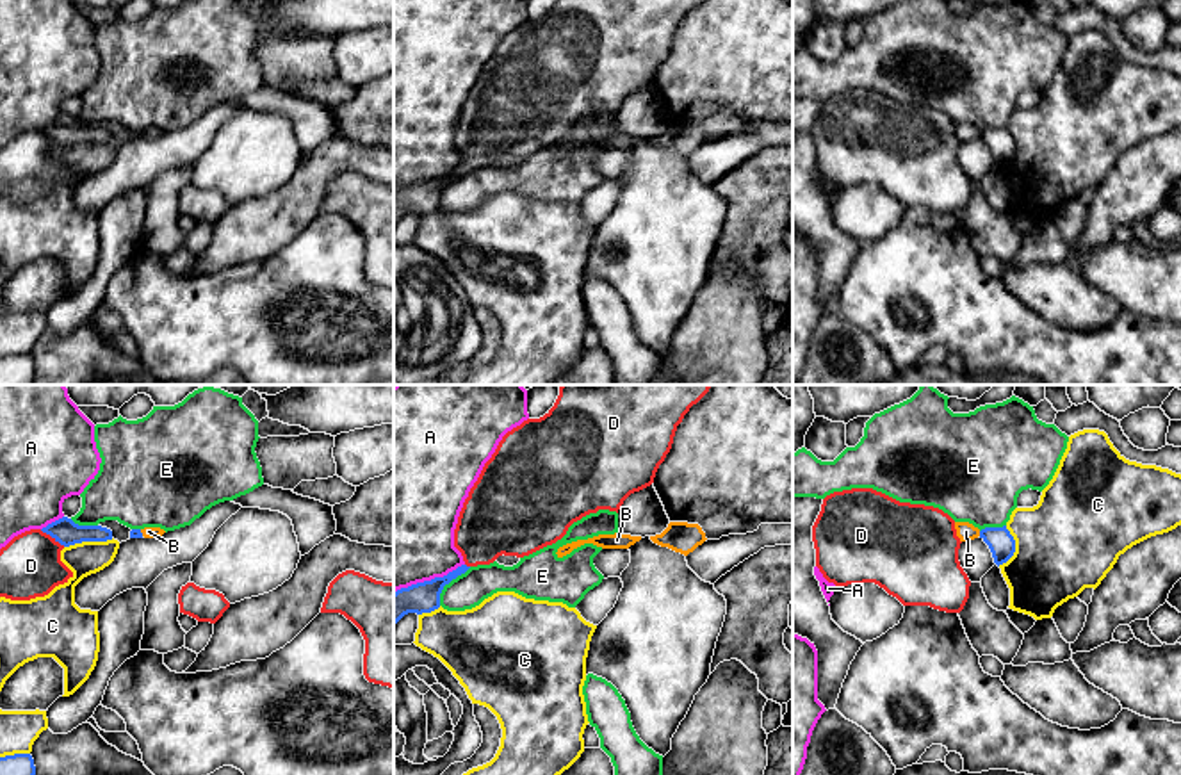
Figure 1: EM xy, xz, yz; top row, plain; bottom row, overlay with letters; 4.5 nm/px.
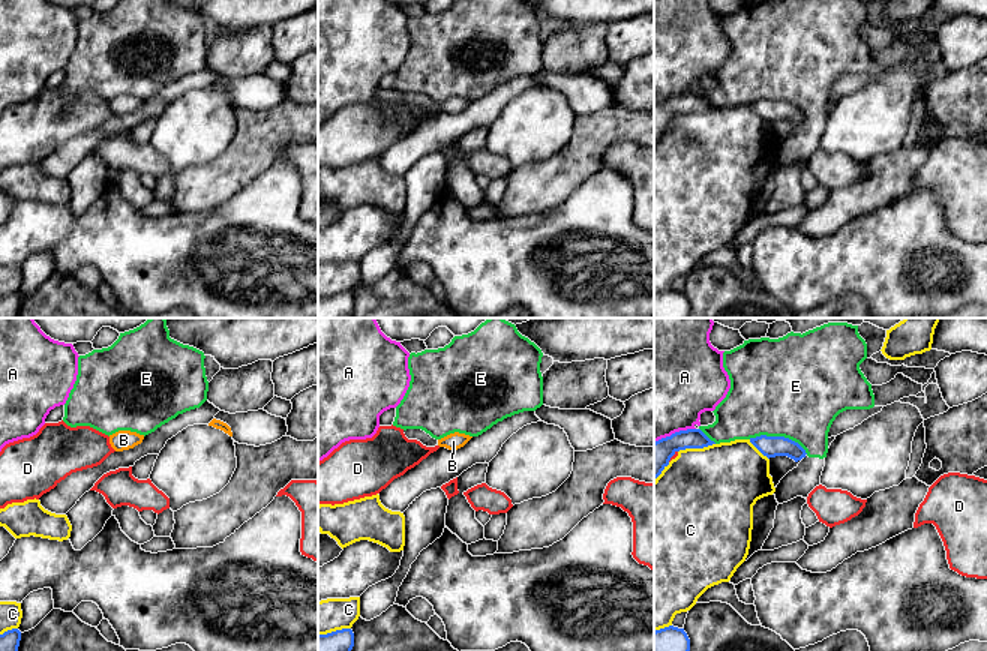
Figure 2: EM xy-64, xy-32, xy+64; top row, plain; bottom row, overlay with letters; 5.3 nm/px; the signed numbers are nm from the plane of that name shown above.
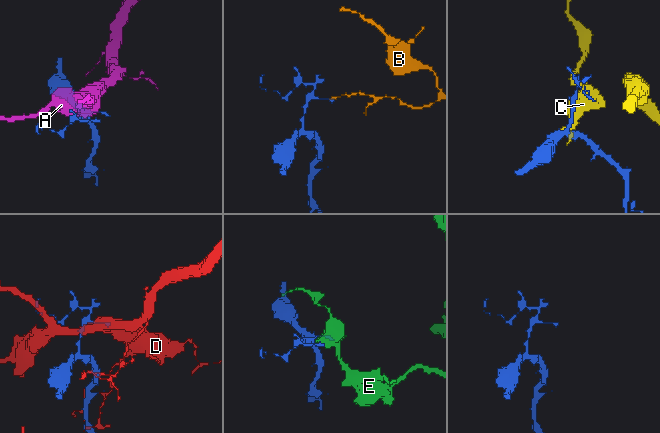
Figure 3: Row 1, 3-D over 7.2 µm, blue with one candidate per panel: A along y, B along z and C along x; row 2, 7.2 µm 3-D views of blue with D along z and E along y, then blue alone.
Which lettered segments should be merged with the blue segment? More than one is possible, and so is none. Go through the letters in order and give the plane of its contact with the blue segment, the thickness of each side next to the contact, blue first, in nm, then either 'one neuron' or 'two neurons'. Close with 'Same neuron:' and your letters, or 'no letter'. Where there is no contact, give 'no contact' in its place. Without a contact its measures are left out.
A: xz | 140/480 nm | two neurons
B: yz | 120/90 nm | two neurons
C: xy | 120/150 nm | two neurons
D: xy | 120/280 nm | two neurons
E: xz | 140/160 nm | two neurons
Same neuron: no letter

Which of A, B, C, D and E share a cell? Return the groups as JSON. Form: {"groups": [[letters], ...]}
{"groups": [["A"], ["B"], ["C"], ["D"], ["E"]]}

